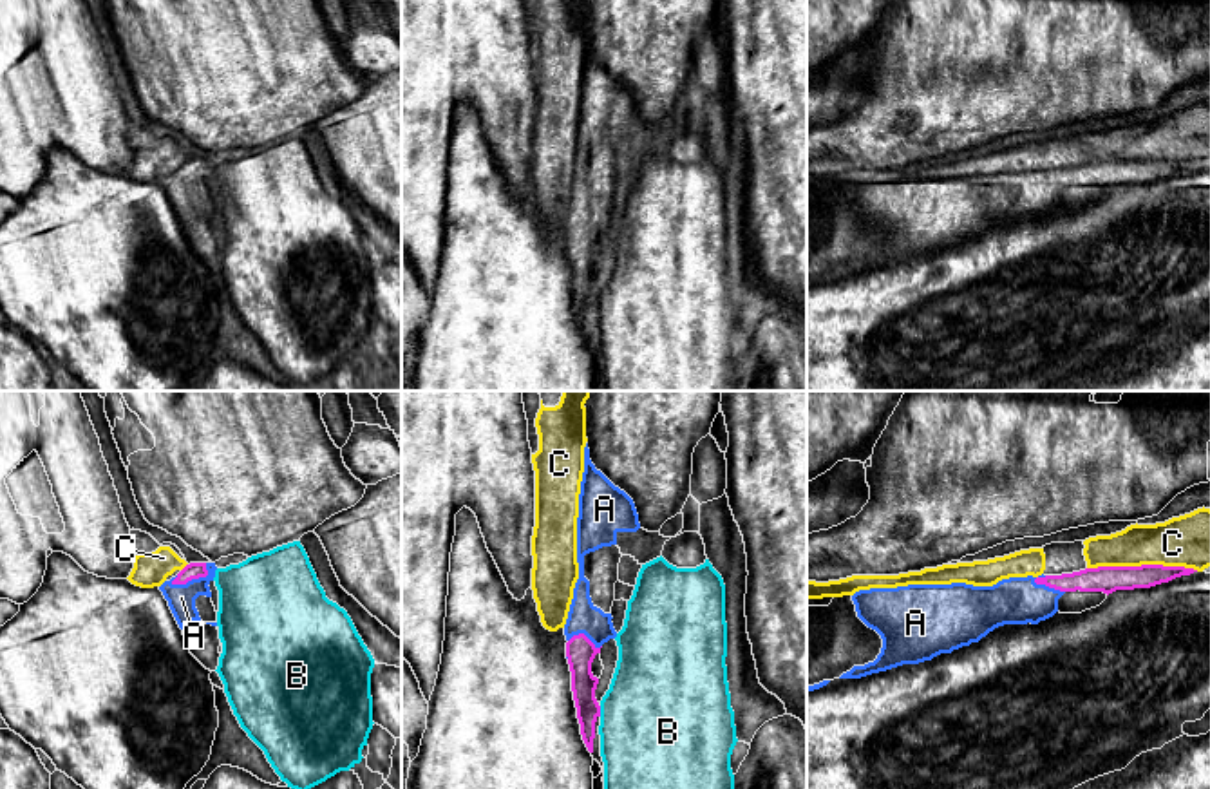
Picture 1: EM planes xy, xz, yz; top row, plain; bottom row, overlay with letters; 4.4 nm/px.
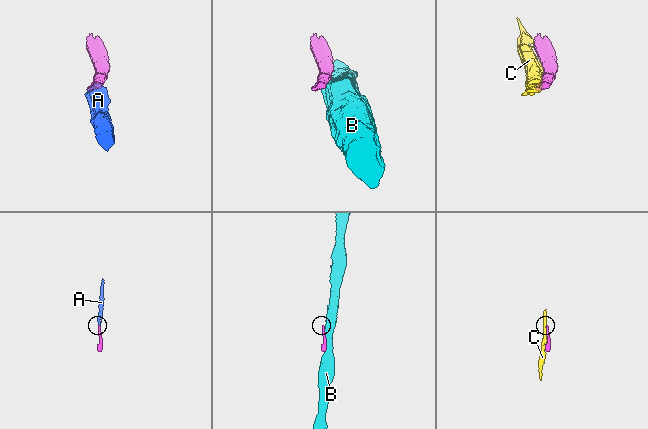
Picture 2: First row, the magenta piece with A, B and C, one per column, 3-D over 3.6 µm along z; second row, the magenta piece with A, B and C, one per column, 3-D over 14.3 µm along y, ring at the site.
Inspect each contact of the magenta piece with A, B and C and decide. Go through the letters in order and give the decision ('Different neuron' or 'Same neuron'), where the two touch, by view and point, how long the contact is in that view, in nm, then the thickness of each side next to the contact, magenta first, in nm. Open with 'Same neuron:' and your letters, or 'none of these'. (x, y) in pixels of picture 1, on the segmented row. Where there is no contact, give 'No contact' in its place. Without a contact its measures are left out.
Same neuron: A
A: Same neuron. Touches magenta at xy (194, 578). Shared border 190 nm. Thickness 80 nm (magenta) against 130 nm
B: Different neuron. Touches magenta at xz (599, 712). Shared border 50 nm. Thickness 110 nm (magenta) against 480 nm
C: Different neuron. Touches magenta at yz (1143, 565). Shared border 500 nm. Thickness 120 nm (magenta) against 220 nm

